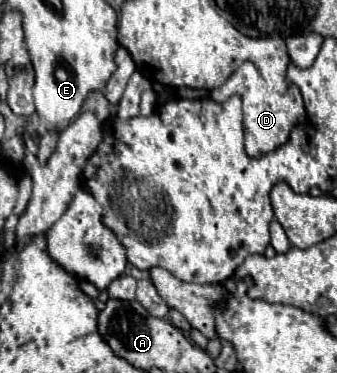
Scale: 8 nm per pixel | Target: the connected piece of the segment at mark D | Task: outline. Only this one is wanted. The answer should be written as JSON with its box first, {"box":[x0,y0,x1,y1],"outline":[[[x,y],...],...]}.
{"box":[211,63,307,157],"outline":[[[243,63],[233,71],[233,75],[217,89],[211,91],[213,101],[227,101],[231,95],[239,95],[243,99],[243,127],[245,127],[245,151],[251,157],[263,157],[285,145],[289,141],[291,131],[307,121],[307,111],[301,99],[299,89],[289,89],[281,97],[271,97],[263,77],[255,71],[253,63]]]}

